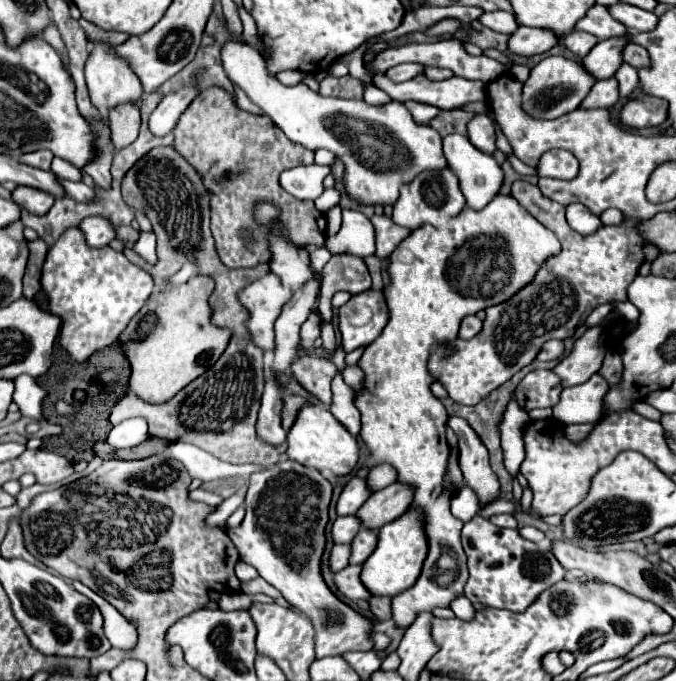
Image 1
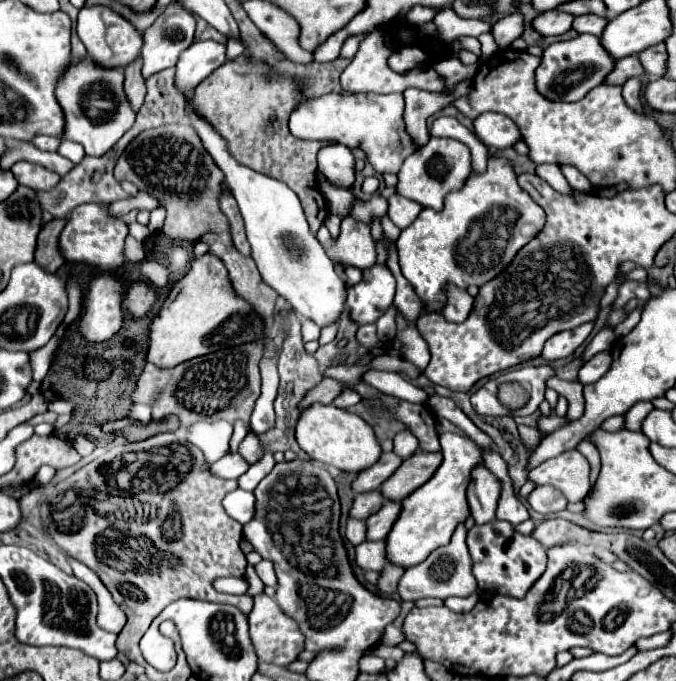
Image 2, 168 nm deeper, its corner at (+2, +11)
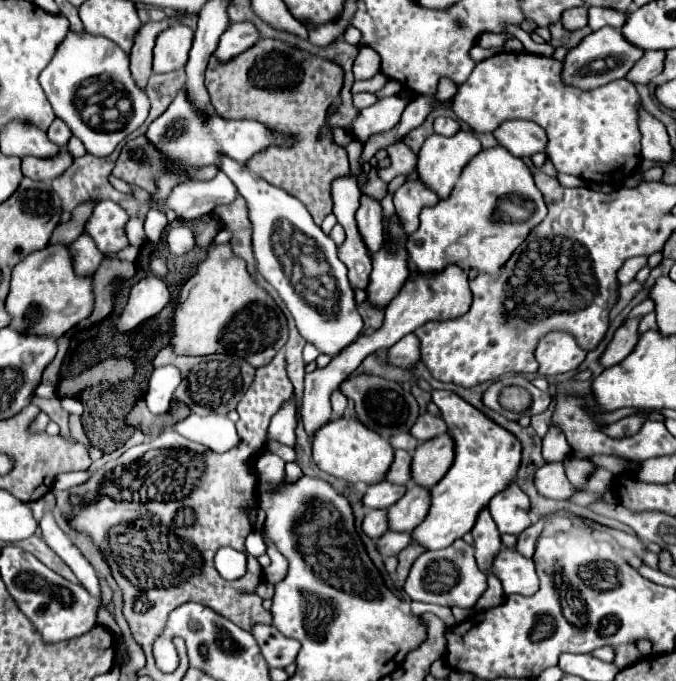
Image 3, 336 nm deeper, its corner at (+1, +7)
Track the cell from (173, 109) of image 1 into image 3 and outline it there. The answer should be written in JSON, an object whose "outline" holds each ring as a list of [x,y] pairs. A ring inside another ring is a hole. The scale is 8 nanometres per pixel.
{"outline":[[[249,20],[245,22],[233,22],[225,34],[221,36],[219,40],[219,46],[215,50],[215,56],[221,60],[221,62],[227,62],[231,60],[233,56],[245,52],[247,48],[251,48],[257,40],[261,38],[257,26]]]}

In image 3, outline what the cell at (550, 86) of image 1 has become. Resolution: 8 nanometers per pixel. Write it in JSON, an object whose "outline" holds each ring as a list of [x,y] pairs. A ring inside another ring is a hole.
{"outline":[[[605,26],[605,28],[589,34],[577,48],[569,50],[569,54],[563,62],[563,80],[571,86],[581,88],[581,90],[593,90],[597,86],[603,86],[603,84],[611,82],[611,80],[625,78],[627,72],[633,68],[633,64],[643,54],[645,54],[645,50],[627,42],[619,28]]]}

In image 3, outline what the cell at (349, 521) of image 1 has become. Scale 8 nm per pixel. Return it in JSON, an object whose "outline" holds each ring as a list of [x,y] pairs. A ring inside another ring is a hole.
{"outline":[[[381,482],[381,484],[371,484],[367,488],[367,494],[363,498],[365,508],[373,510],[373,508],[389,508],[391,504],[395,504],[397,500],[401,500],[401,496],[407,492],[405,486],[399,484],[389,484],[389,482]]]}

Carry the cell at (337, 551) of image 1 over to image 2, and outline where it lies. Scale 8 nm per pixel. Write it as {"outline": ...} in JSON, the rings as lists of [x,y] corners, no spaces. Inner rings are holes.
{"outline":[[[348,520],[346,524],[346,540],[352,546],[358,546],[360,542],[364,542],[364,534],[366,534],[366,526],[362,520]]]}

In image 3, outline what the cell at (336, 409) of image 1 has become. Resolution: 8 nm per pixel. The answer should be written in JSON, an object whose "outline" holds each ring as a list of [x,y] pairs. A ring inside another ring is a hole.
{"outline":[[[335,390],[331,394],[331,406],[333,406],[333,418],[341,418],[343,416],[343,410],[347,406],[347,398],[343,396],[343,392]]]}

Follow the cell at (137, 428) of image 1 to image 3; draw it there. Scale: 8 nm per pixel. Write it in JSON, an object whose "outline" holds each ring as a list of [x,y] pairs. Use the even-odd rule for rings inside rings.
{"outline":[[[161,366],[155,368],[149,380],[149,390],[145,394],[147,406],[153,414],[163,414],[169,410],[171,400],[173,400],[173,392],[181,382],[181,374],[179,368],[175,366]]]}

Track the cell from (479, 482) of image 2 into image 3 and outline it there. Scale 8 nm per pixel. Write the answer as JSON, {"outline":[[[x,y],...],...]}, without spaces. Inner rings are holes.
{"outline":[[[481,510],[477,524],[471,530],[473,538],[475,538],[475,560],[481,572],[487,572],[495,560],[495,556],[501,550],[501,534],[497,532],[497,526],[491,518],[491,514],[485,510]]]}

